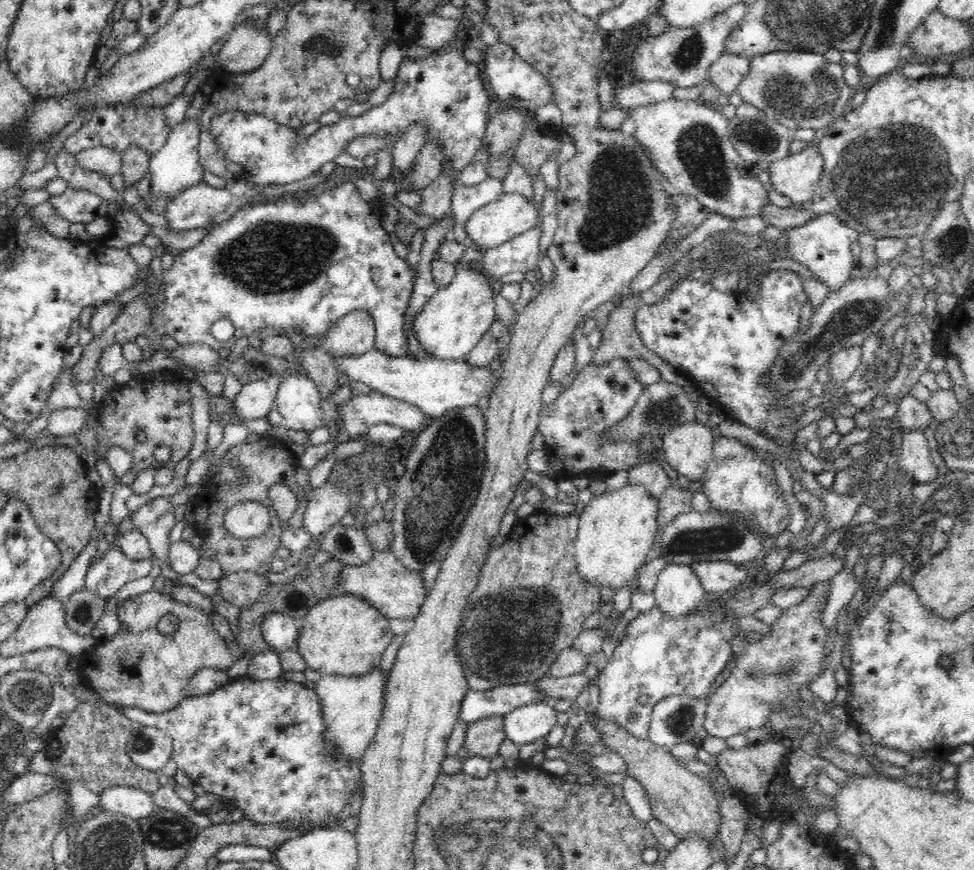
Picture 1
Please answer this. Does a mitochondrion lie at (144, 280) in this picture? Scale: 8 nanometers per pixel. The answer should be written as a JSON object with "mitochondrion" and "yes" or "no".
{"mitochondrion":"no"}

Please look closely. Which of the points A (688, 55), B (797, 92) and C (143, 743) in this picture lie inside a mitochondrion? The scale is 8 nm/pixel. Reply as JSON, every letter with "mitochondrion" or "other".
{"A":"mitochondrion","B":"mitochondrion","C":"mitochondrion"}

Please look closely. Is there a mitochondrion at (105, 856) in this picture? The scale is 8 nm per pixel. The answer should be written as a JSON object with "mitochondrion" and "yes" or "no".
{"mitochondrion":"yes"}

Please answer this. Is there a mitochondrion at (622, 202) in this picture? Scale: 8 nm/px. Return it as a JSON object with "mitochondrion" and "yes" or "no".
{"mitochondrion":"yes"}

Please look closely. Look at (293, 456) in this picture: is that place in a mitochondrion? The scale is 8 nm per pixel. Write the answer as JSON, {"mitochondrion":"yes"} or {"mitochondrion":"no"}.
{"mitochondrion":"no"}

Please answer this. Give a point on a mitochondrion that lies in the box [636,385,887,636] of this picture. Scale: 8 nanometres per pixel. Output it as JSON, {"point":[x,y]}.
{"point":[722,538]}

